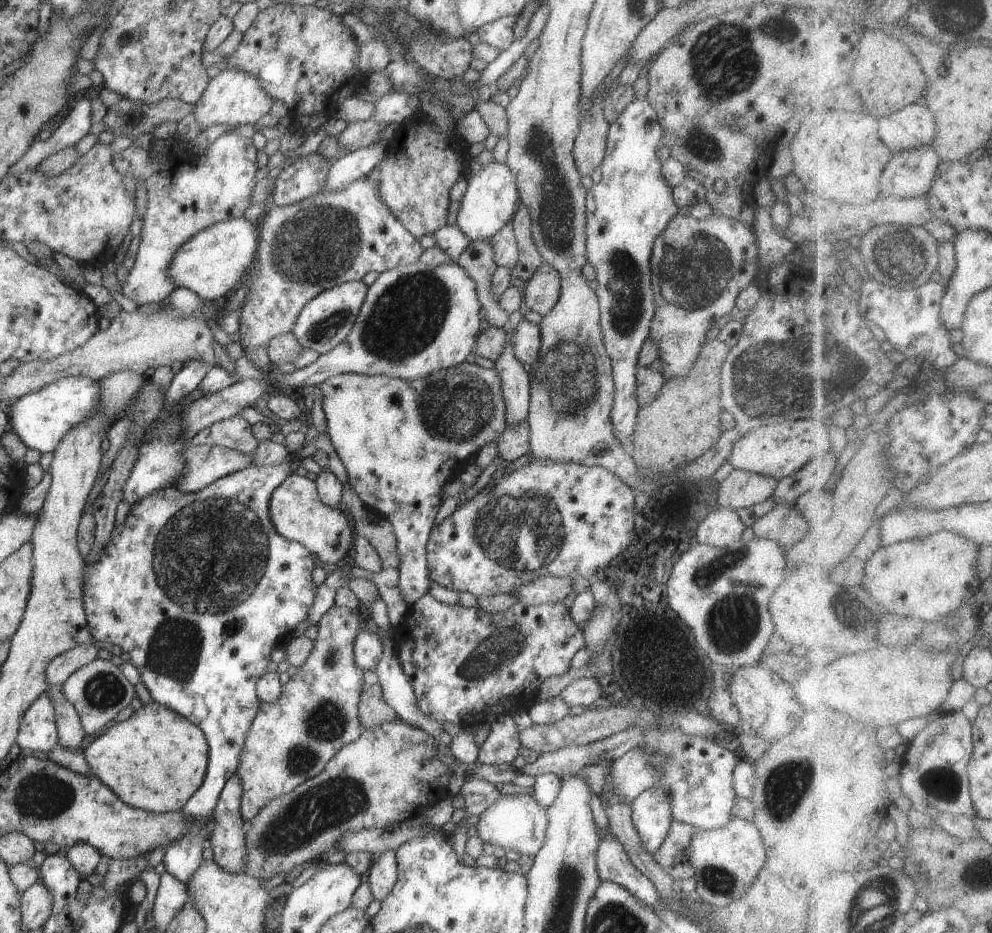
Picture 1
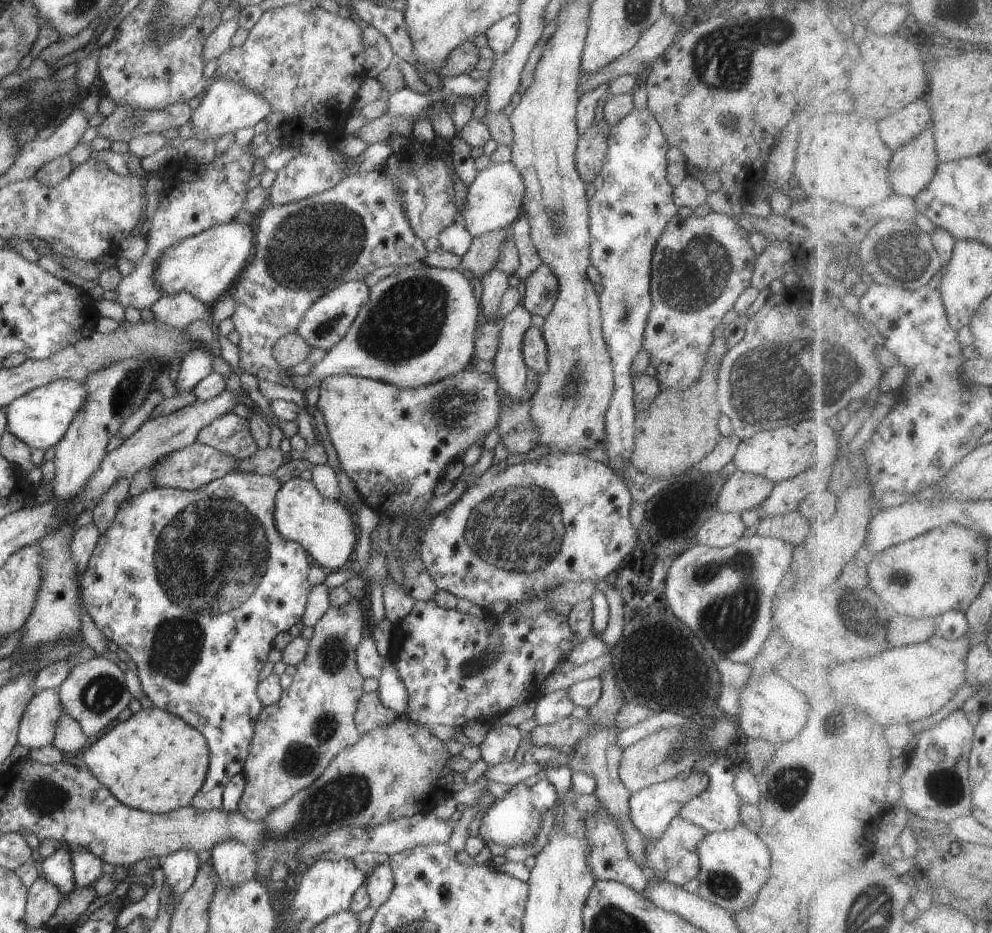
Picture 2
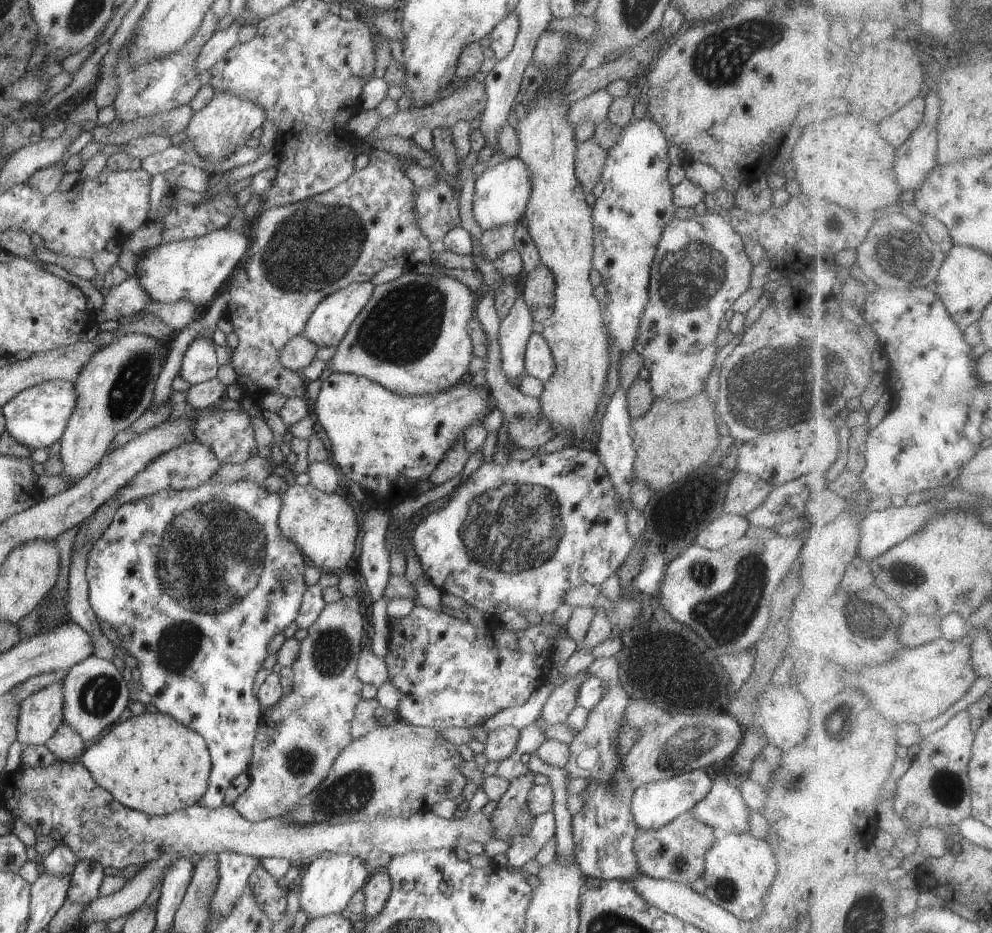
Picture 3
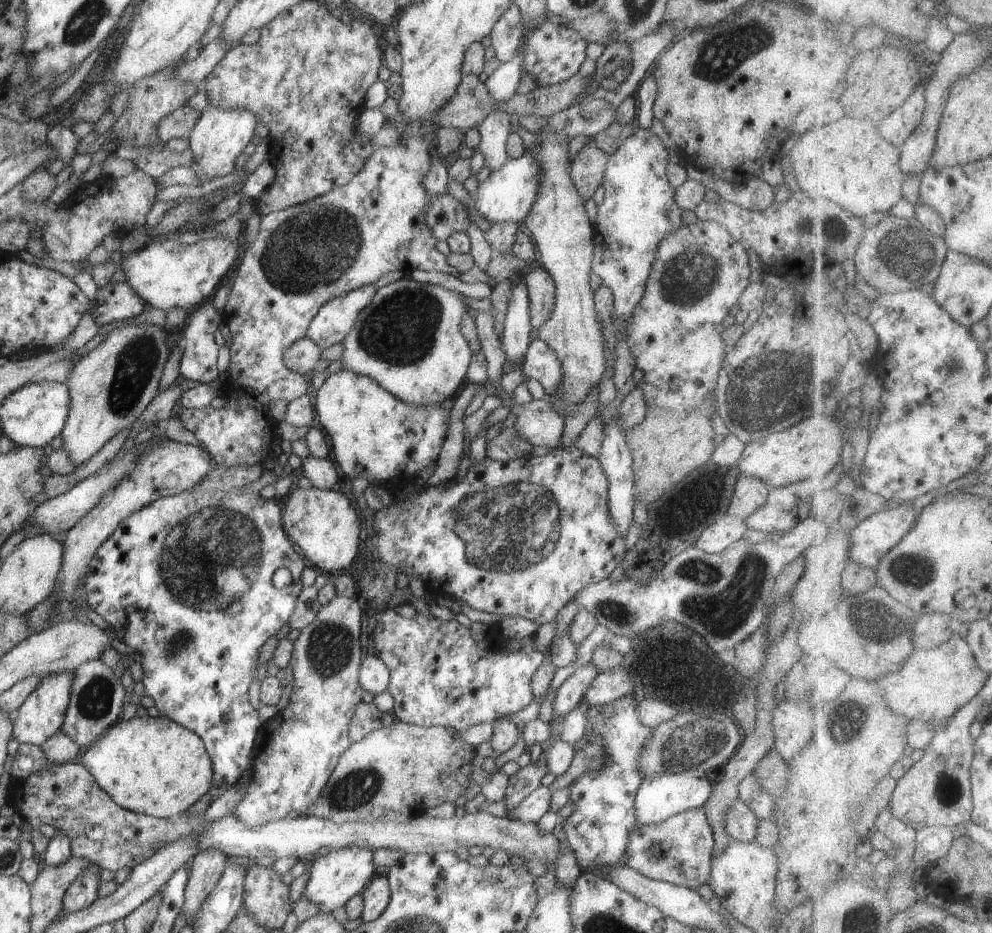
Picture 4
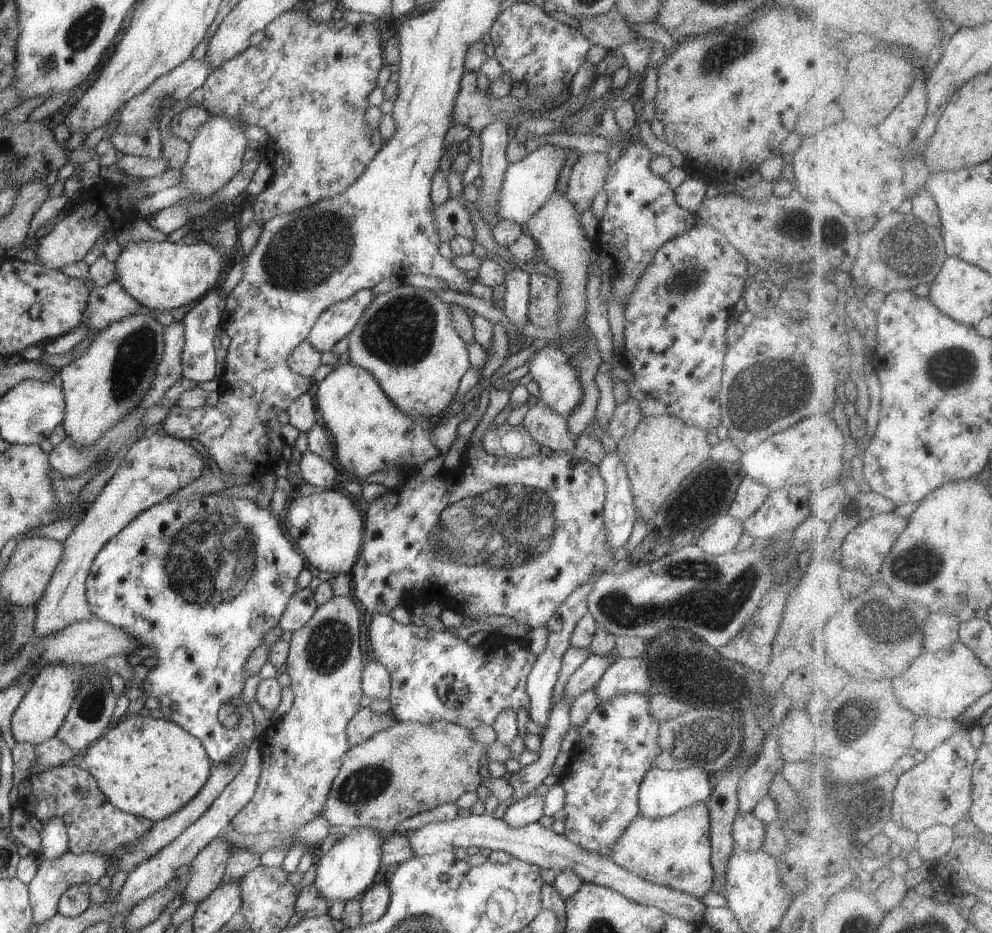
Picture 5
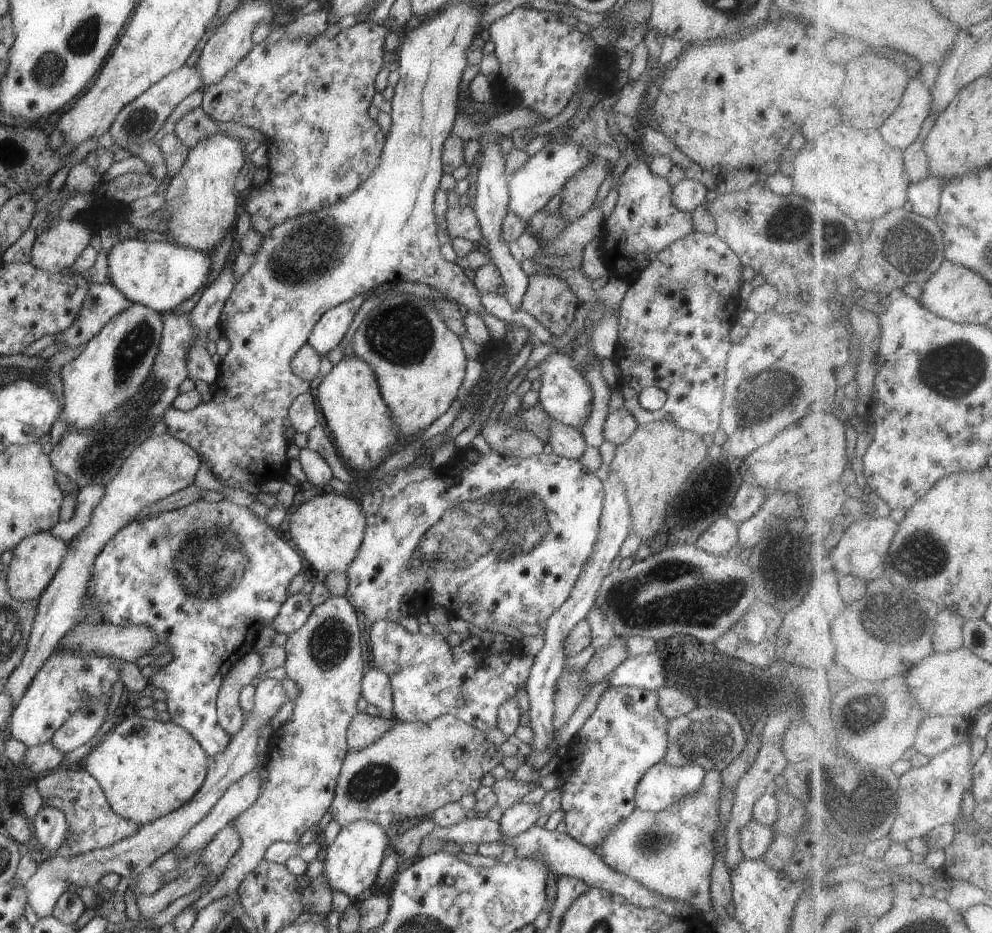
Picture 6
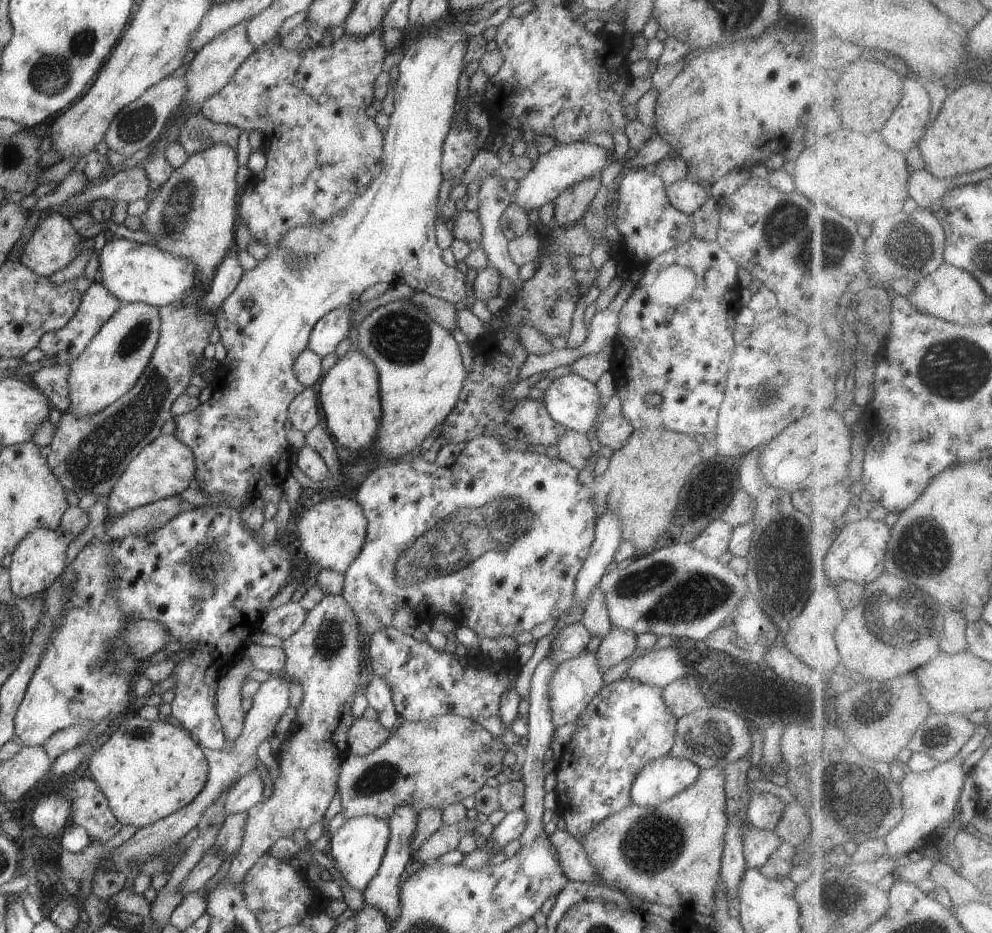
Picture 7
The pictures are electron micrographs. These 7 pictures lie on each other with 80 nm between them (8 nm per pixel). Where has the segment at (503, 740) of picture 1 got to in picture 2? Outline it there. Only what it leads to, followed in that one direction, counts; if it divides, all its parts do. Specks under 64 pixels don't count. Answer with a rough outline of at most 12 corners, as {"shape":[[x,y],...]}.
{"shape":[[498,724],[479,744],[488,765],[509,761],[523,731]]}

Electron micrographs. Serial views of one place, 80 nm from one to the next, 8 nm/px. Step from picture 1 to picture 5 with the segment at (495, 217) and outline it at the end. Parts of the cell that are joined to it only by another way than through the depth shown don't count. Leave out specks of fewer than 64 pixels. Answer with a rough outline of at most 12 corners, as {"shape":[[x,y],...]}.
{"shape":[[548,142],[509,164],[498,220],[524,224],[554,194],[568,149]]}

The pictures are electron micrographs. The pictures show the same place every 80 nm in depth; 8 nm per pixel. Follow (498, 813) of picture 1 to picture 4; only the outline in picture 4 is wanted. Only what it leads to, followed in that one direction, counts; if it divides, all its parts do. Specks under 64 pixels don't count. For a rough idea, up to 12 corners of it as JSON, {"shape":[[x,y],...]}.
{"shape":[[546,754],[509,778],[506,818],[532,794],[549,769]]}

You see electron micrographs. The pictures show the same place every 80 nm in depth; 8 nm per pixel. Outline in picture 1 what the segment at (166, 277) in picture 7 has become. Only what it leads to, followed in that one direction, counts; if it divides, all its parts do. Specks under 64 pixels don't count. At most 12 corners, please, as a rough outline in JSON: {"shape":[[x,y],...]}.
{"shape":[[243,216],[202,229],[168,278],[203,301],[228,297],[258,259]]}

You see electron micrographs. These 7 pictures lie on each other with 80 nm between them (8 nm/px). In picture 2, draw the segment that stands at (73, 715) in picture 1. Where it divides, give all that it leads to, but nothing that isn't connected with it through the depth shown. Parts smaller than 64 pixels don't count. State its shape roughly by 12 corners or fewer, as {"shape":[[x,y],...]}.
{"shape":[[63,712],[51,744],[65,755],[78,756],[88,737]]}

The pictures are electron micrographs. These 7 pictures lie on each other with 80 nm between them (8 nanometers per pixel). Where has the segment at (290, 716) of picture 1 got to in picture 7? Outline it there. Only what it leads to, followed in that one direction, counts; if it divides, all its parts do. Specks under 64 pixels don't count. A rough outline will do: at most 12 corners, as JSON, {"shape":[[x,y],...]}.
{"shape":[[324,595],[282,641],[304,700],[268,800],[247,810],[233,883],[336,796],[359,626]]}

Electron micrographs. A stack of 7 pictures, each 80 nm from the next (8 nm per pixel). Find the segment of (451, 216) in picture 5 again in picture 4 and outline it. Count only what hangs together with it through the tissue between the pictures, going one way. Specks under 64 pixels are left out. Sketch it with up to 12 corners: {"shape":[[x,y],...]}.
{"shape":[[449,193],[428,196],[424,220],[437,241],[470,224]]}

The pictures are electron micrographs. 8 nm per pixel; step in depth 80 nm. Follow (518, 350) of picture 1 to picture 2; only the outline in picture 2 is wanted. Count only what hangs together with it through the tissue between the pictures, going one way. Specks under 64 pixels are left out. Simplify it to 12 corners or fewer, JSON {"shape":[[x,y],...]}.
{"shape":[[532,326],[524,333],[522,354],[537,376],[549,368],[543,332]]}

